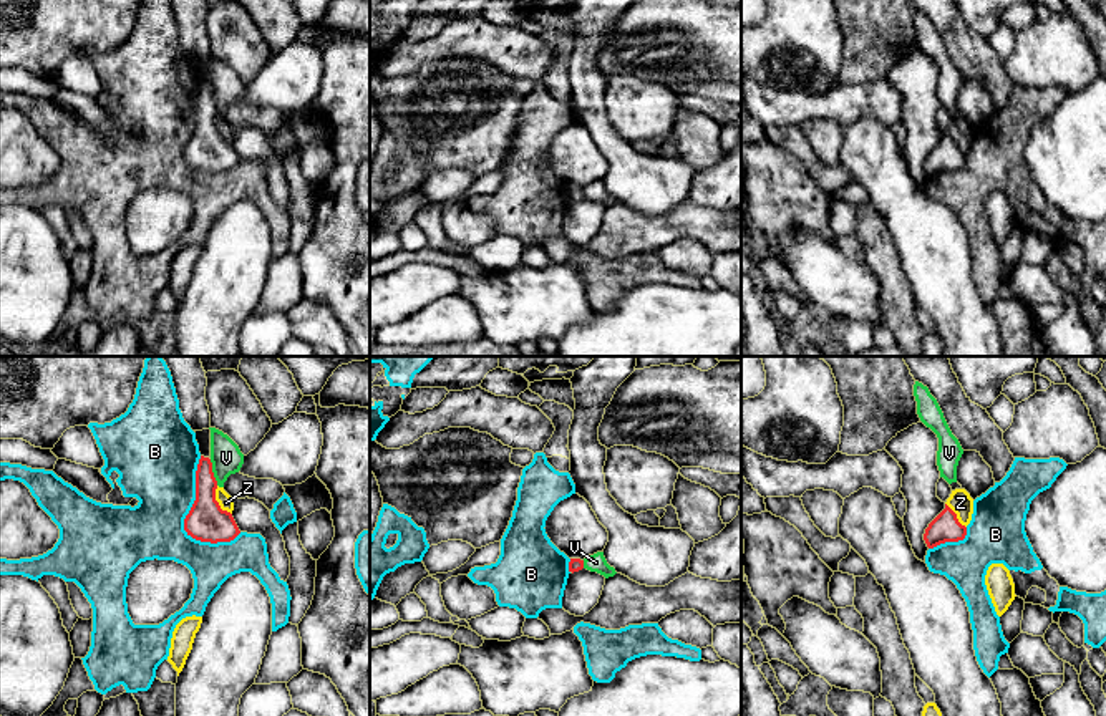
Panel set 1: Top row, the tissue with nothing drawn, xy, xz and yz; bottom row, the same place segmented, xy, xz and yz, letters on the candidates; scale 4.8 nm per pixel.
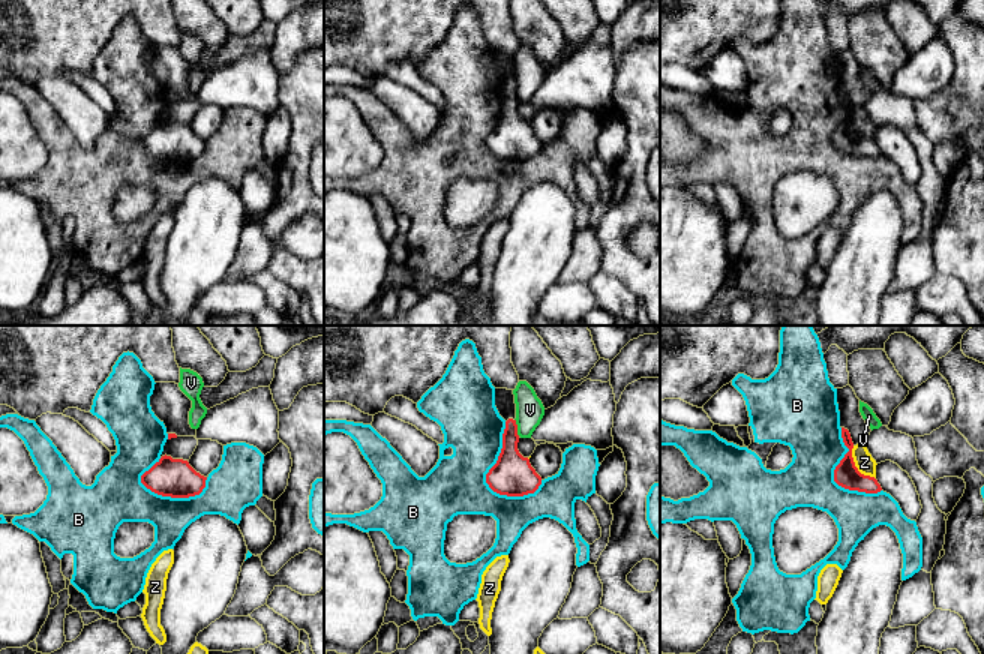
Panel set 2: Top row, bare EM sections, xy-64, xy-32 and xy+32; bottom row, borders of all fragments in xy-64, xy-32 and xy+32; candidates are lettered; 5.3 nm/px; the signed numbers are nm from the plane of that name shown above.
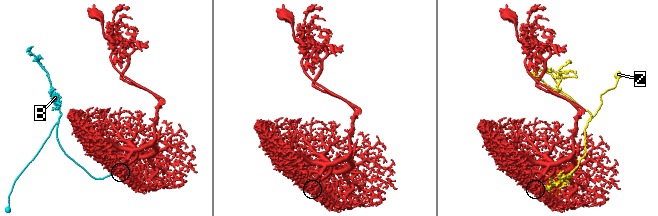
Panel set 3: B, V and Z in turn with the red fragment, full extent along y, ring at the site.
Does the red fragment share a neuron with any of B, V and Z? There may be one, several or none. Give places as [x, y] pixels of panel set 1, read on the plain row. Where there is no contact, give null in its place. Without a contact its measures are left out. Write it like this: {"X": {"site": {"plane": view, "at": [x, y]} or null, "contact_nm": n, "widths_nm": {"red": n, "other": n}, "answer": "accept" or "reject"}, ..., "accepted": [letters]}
{"B": {"site": {"plane": "xy", "at": [186, 145]}, "contact_nm": 440, "widths_nm": {"red": 190, "other": 340}, "answer": "reject"}, "V": {"site": {"plane": "xy", "at": [213, 101]}, "contact_nm": 130, "widths_nm": {"red": 190, "other": 150}, "answer": "reject"}, "Z": {"site": {"plane": "xy", "at": [218, 131]}, "contact_nm": 160, "widths_nm": {"red": 190, "other": 70}, "answer": "reject"}, "accepted": []}

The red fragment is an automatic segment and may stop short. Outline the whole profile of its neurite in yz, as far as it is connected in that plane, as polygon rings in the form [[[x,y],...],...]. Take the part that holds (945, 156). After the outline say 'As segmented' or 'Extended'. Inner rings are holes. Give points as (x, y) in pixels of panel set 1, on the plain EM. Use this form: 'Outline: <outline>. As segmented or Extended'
Outline: [[[945,133],[945,138],[929,152],[924,169],[929,177],[945,171],[958,171],[967,164],[967,156],[957,148],[957,143]]]. As segmented

